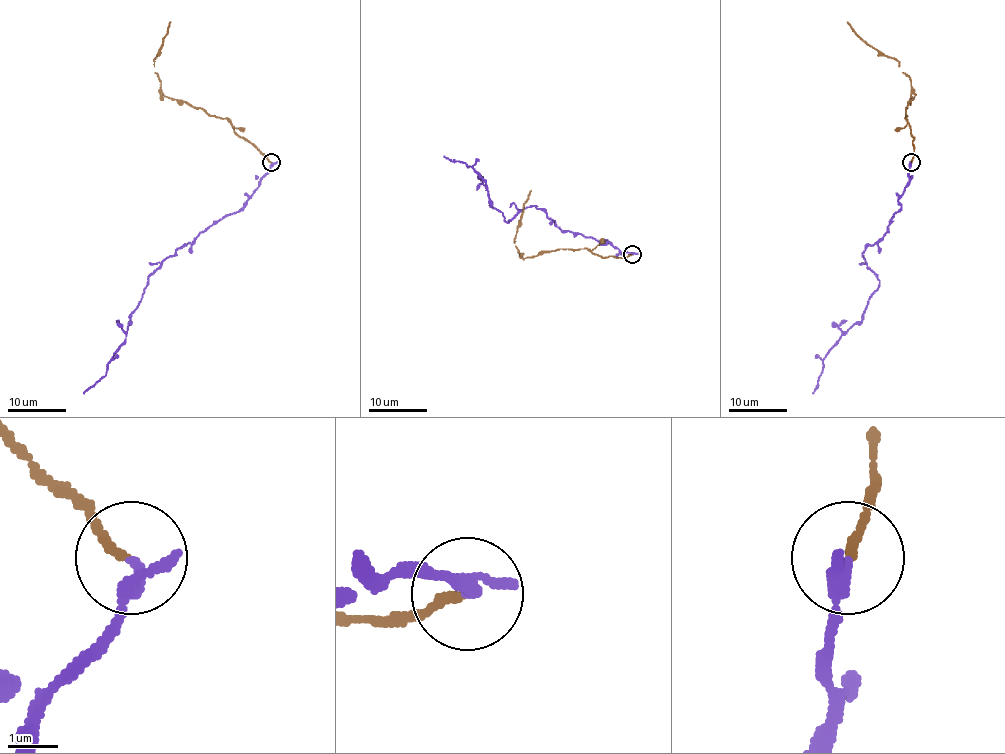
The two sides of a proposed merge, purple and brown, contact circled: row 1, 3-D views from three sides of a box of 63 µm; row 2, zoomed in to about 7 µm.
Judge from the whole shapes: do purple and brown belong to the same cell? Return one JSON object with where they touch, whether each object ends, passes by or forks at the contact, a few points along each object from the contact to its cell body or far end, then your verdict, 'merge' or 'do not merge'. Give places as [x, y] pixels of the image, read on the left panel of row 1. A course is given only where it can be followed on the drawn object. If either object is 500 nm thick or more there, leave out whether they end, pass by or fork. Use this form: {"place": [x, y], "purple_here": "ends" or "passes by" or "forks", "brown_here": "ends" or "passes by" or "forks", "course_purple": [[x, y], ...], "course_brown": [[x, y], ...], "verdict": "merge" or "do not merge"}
{"place": [271, 162], "purple_here": "ends", "brown_here": "ends", "course_purple": [[272, 162], [241, 209], [165, 260], [147, 282], [106, 373], [83, 393]], "course_brown": [[272, 162], [241, 137], [225, 118], [210, 116], [163, 94], [160, 80], [154, 72], [154, 61], [170, 21]], "verdict": "do not merge"}

